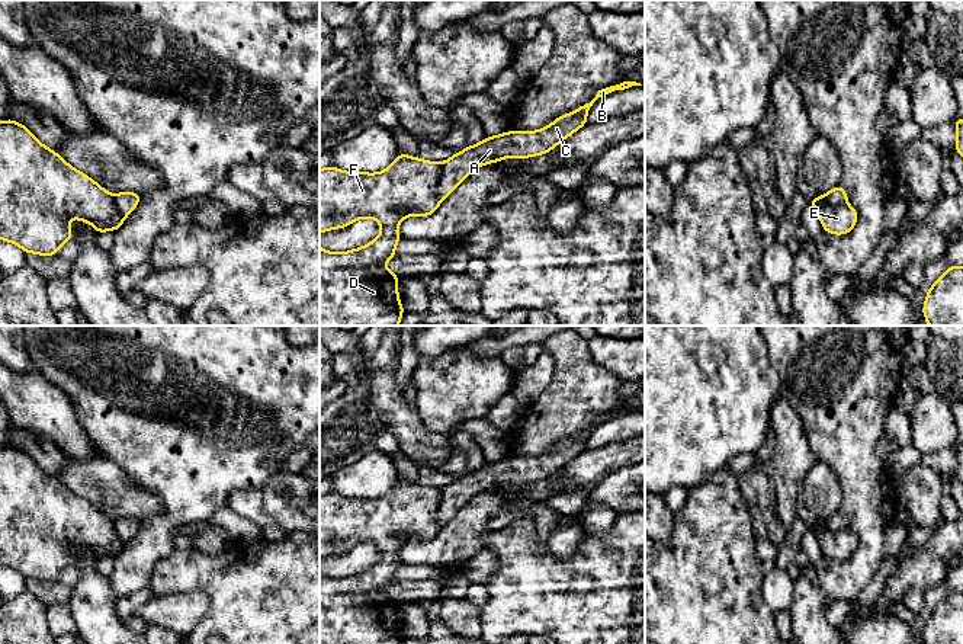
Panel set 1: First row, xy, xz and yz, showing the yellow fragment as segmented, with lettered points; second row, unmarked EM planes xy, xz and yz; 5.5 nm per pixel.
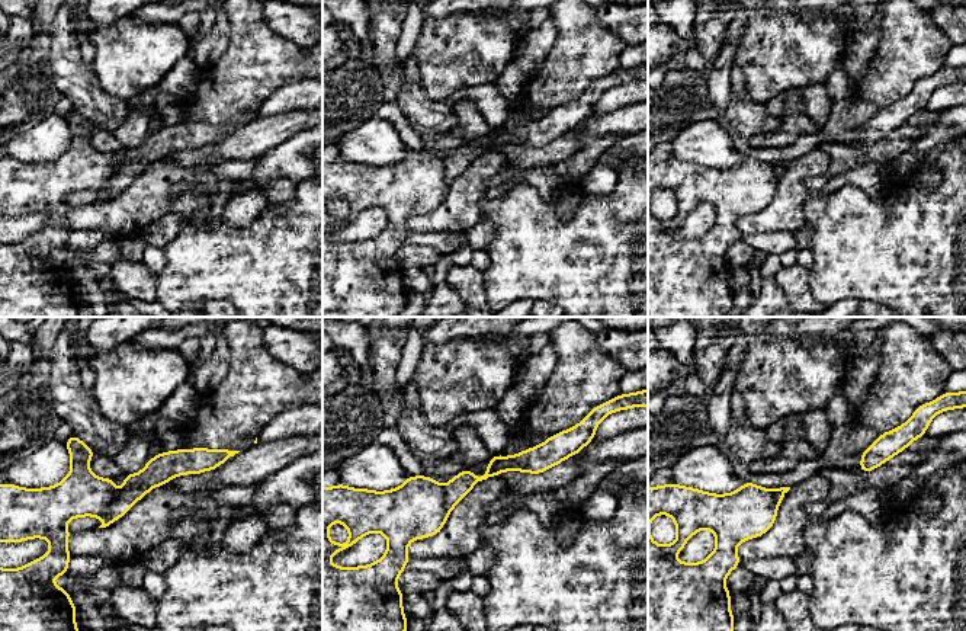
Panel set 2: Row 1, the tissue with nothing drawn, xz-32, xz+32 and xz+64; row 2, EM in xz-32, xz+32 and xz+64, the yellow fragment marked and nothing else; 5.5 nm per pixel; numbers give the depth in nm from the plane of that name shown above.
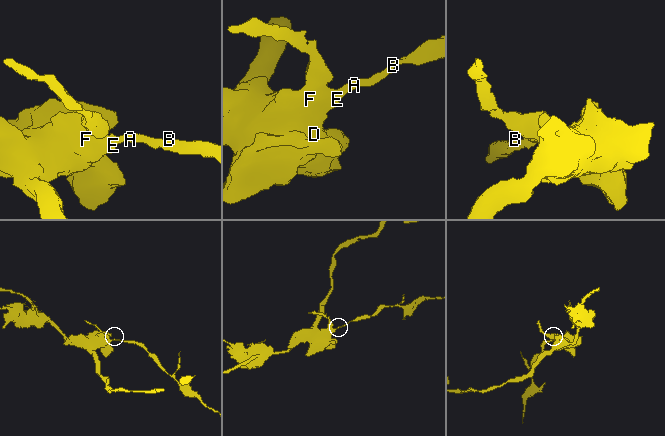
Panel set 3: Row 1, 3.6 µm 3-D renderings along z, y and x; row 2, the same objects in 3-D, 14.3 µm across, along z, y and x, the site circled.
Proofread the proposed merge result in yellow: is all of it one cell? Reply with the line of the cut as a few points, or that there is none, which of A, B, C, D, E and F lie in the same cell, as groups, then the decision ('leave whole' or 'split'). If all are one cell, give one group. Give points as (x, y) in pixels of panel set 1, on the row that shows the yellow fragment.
cut in xz along (442, 164), (442, 176), (437, 186), (439, 201); A B C / D E F; split

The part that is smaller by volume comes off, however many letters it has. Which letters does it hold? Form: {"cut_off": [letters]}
{"cut_off": ["A", "B", "C"]}

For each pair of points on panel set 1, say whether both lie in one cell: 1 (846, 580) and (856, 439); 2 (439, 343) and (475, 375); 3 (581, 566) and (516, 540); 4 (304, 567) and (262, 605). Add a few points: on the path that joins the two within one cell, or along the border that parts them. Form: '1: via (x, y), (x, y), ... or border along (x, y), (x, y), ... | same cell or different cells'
1: via (867, 545), (867, 487), (860, 474) | same cell
2: border along (462, 346), (453, 346), (433, 356), (421, 356) | different cells
3: via (565, 567), (542, 567), (530, 556) | same cell
4: via (294, 577), (272, 599) | same cell

